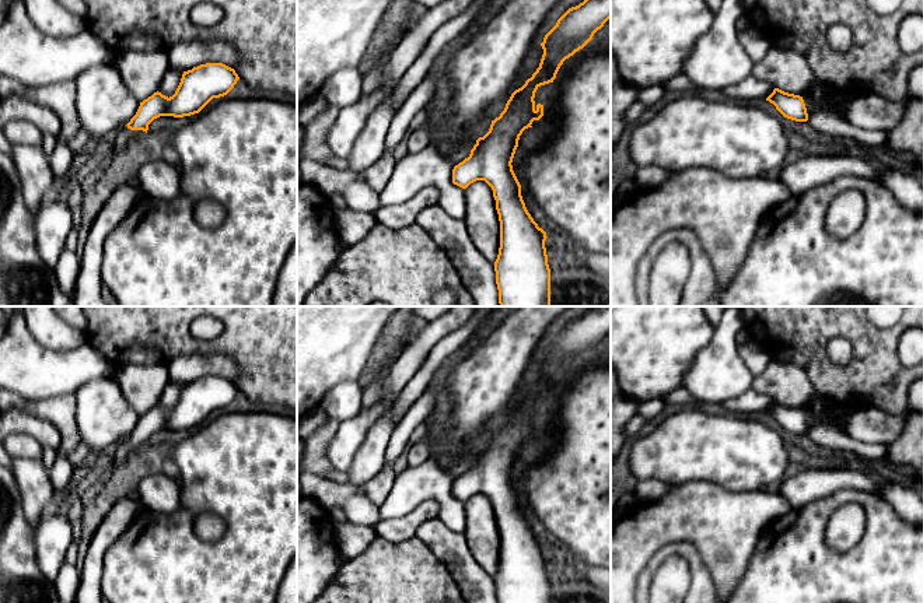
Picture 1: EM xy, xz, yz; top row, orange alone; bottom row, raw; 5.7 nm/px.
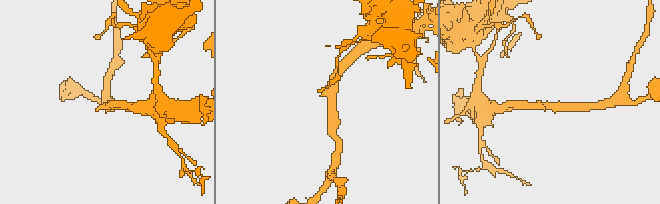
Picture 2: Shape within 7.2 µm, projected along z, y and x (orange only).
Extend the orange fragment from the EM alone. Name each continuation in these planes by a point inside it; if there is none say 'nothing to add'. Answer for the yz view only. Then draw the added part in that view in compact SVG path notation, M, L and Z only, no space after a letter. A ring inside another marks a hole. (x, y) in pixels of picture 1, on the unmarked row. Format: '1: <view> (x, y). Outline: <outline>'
nothing to add

